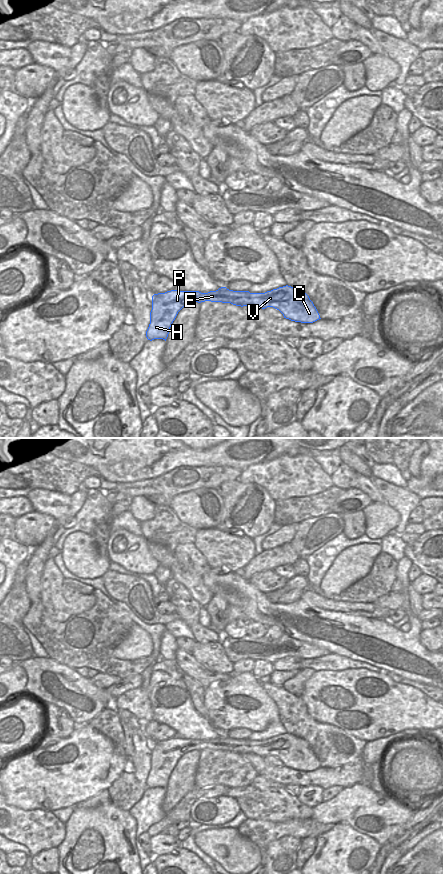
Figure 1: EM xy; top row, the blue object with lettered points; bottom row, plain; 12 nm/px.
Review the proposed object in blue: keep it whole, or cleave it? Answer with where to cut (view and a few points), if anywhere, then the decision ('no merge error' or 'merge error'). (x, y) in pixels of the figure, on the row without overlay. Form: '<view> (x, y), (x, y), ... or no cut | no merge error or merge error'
no cut | no merge error

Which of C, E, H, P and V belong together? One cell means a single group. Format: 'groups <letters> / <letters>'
groups C E H P V

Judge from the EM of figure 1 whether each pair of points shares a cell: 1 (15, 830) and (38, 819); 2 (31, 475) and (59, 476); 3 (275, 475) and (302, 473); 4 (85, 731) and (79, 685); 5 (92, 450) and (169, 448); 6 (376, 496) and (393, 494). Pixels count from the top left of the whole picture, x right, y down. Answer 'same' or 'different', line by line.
1: same
2: same
3: same
4: different
5: same
6: different

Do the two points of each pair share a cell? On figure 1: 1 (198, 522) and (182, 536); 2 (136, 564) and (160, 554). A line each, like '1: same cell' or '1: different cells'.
1: different cells
2: different cells

